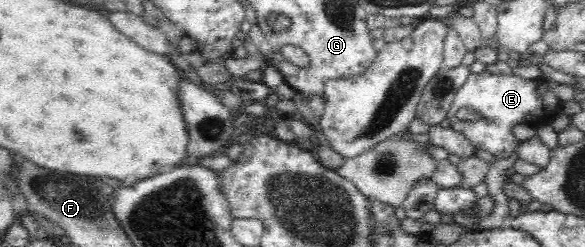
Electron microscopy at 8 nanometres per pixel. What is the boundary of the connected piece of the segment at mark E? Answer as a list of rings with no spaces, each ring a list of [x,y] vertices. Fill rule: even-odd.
[[[485,70],[481,74],[470,73],[465,85],[457,90],[452,106],[448,111],[447,121],[451,124],[450,129],[461,133],[476,150],[487,151],[499,158],[510,158],[514,155],[514,150],[518,145],[518,140],[512,133],[514,125],[526,123],[530,127],[540,127],[551,121],[551,113],[559,111],[562,107],[562,101],[555,96],[555,93],[547,86],[547,80],[543,78],[524,79],[518,75],[493,75]],[[467,108],[471,110],[473,118],[471,120],[459,120],[457,112],[460,109]]]

